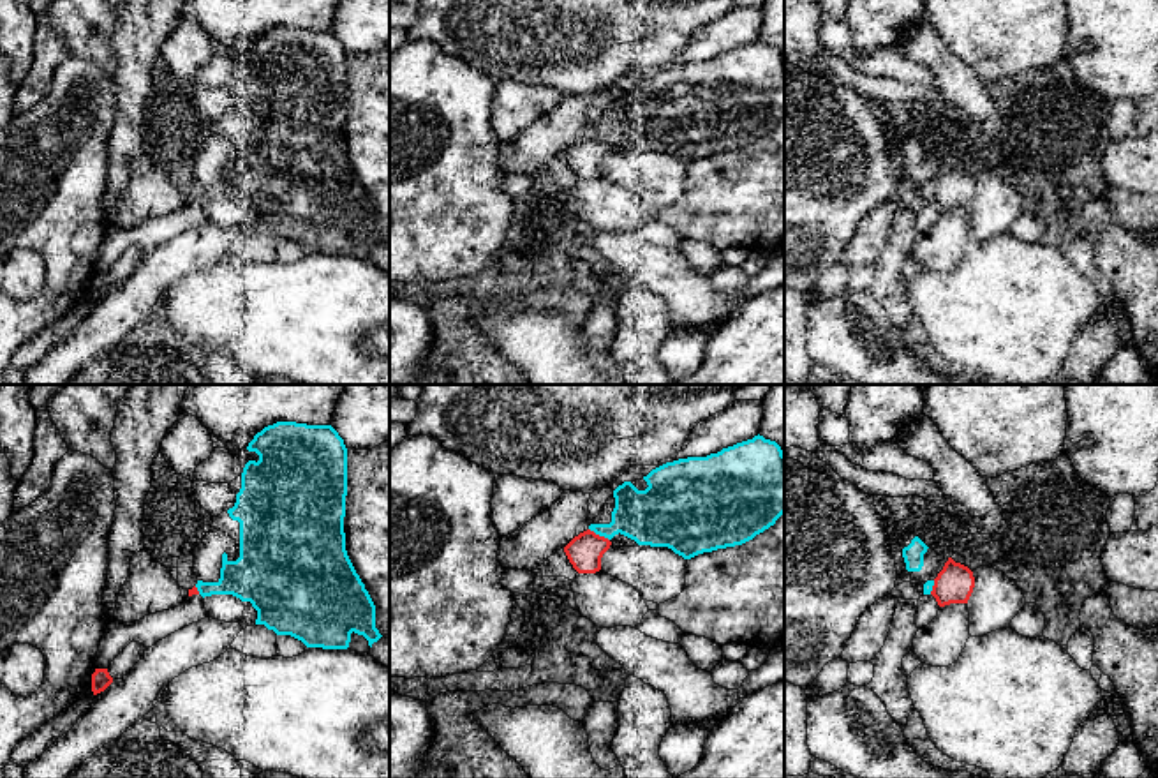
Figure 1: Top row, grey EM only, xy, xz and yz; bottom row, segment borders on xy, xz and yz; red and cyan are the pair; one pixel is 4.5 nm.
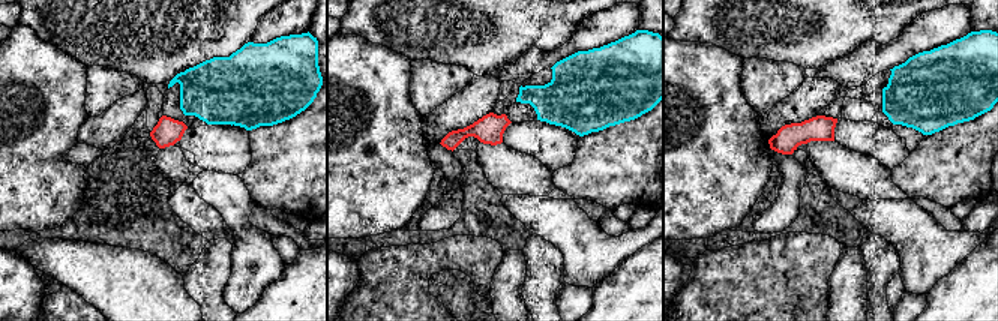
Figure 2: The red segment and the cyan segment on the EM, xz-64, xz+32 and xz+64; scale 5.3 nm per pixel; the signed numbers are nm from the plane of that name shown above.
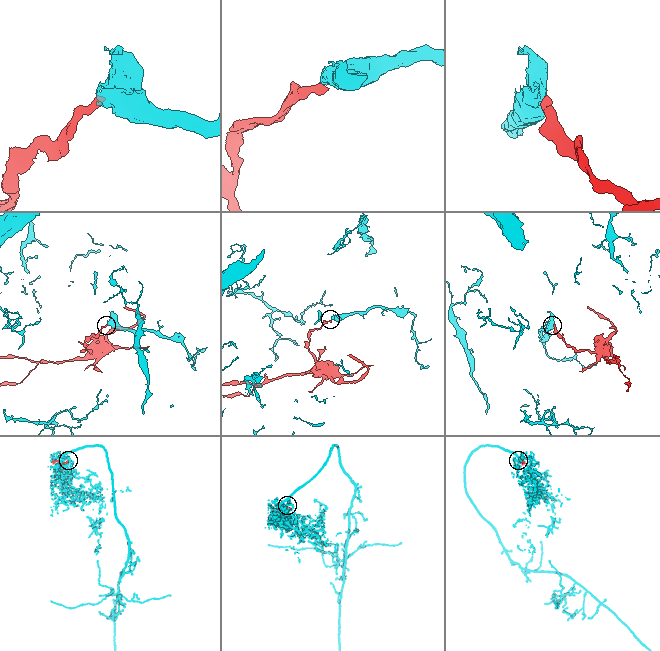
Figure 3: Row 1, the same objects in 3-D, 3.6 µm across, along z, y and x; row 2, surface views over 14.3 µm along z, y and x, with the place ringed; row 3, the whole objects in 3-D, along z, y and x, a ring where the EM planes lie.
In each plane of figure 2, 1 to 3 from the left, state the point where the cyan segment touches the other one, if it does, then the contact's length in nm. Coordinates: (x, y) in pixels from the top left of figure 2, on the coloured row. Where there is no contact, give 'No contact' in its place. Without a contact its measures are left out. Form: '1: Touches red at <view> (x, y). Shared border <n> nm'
1: No contact
2: No contact
3: No contact

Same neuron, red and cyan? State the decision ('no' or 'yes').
no

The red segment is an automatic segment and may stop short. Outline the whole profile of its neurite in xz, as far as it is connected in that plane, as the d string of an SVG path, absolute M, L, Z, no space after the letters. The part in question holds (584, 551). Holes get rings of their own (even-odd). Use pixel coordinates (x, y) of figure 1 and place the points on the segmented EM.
M587 529L575 536L564 552L578 573L596 573L601 570L601 557L610 549L612 542Z

